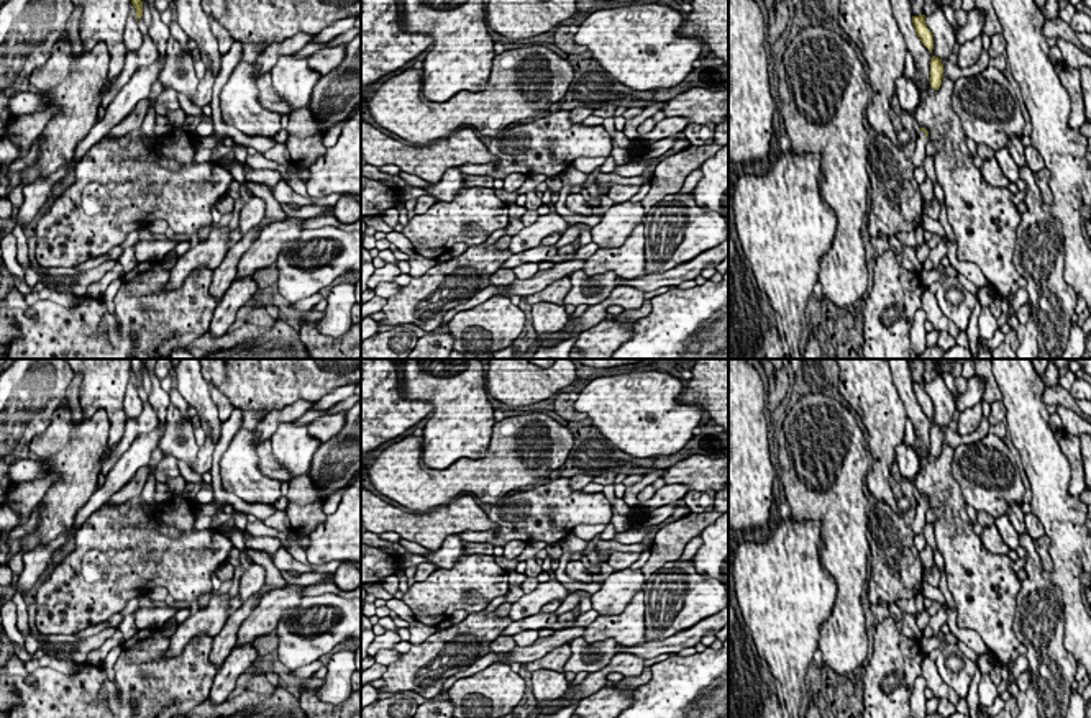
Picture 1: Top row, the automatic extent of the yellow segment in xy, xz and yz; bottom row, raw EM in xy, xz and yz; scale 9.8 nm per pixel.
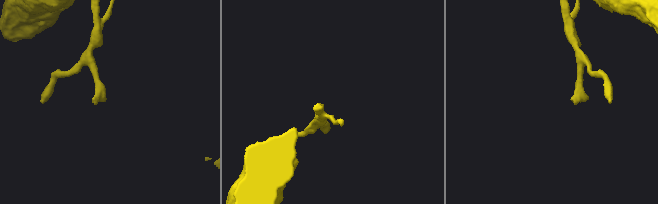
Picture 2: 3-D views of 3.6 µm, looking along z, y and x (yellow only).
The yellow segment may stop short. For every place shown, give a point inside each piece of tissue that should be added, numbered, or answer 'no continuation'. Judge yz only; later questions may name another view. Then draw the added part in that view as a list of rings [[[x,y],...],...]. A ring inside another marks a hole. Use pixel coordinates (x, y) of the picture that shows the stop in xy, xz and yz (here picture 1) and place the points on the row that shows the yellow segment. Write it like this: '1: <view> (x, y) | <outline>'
1: yz (919, 154) | [[[924,131],[917,133],[915,151],[912,154],[914,167],[922,167],[925,159],[925,146],[929,143],[929,136]]]

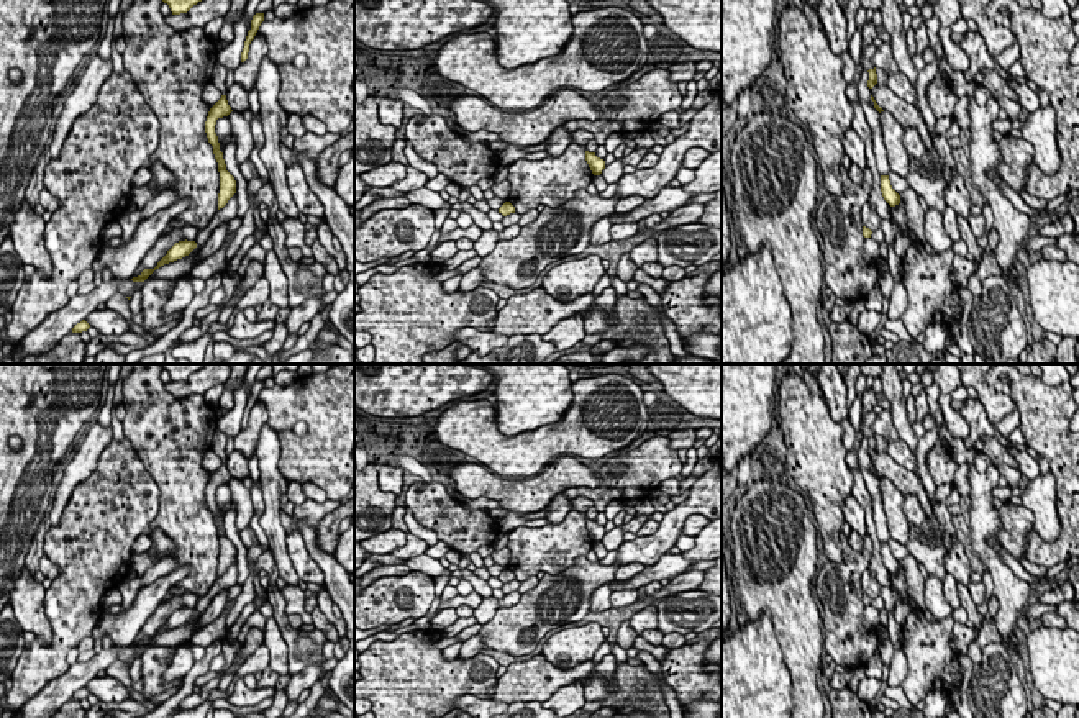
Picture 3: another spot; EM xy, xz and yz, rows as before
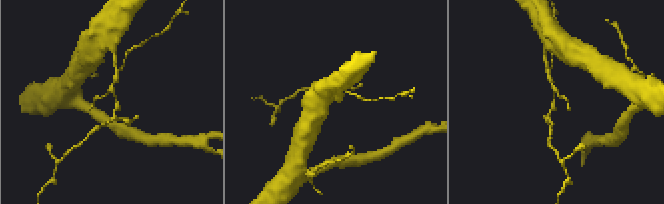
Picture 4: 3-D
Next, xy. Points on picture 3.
no continuation

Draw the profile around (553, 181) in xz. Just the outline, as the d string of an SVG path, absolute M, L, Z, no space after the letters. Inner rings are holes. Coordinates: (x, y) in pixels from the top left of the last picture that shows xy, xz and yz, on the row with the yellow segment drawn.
M571 143L561 156L541 161L518 159L508 166L510 203L515 213L544 207L561 207L594 180L585 161L585 146Z

